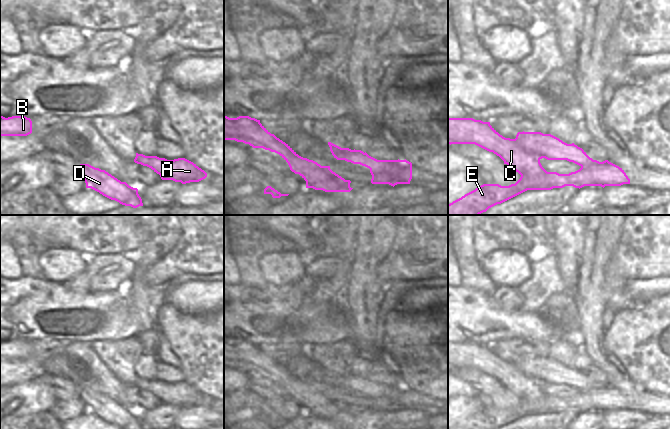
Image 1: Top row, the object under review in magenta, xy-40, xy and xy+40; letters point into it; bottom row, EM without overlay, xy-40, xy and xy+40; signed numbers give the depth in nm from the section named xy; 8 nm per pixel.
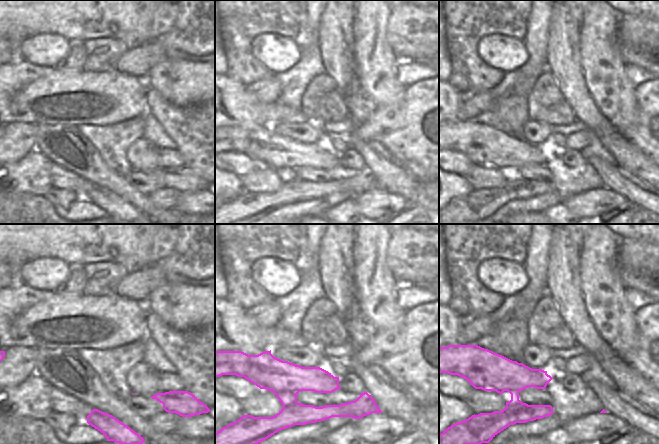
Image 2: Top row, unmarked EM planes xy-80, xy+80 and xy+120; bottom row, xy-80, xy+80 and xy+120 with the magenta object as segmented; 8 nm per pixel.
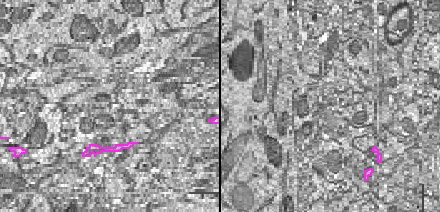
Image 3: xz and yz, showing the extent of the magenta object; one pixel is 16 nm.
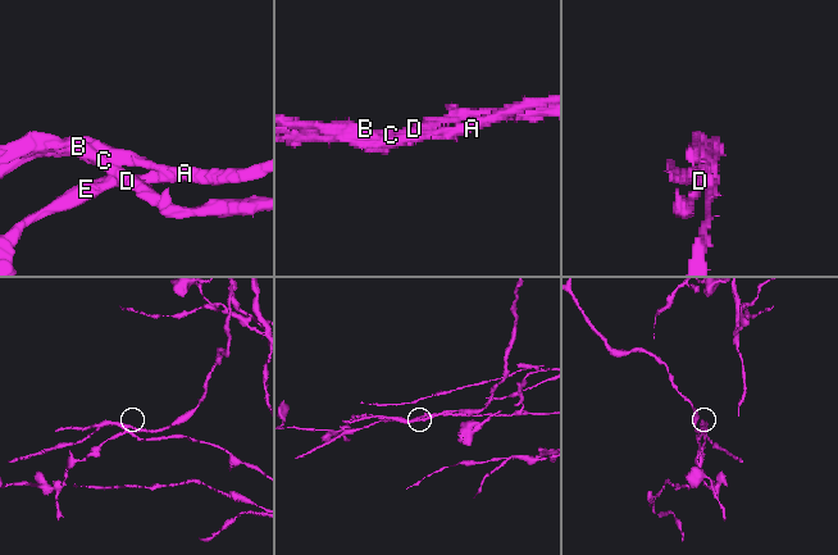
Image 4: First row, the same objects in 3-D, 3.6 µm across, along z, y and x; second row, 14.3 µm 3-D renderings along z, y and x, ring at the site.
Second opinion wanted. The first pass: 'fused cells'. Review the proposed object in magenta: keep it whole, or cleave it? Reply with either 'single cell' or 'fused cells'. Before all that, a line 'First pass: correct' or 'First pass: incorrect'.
First pass: correct
fused cells

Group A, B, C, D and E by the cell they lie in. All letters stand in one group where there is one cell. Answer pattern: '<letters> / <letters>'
A / B C D E

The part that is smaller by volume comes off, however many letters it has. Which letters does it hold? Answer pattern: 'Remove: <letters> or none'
Remove: A

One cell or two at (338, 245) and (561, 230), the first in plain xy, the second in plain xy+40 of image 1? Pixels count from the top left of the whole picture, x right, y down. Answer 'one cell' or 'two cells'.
two cells

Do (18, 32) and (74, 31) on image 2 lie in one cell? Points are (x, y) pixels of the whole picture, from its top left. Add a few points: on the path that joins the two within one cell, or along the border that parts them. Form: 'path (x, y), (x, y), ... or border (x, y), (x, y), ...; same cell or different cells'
path (32, 24), (60, 24); same cell

